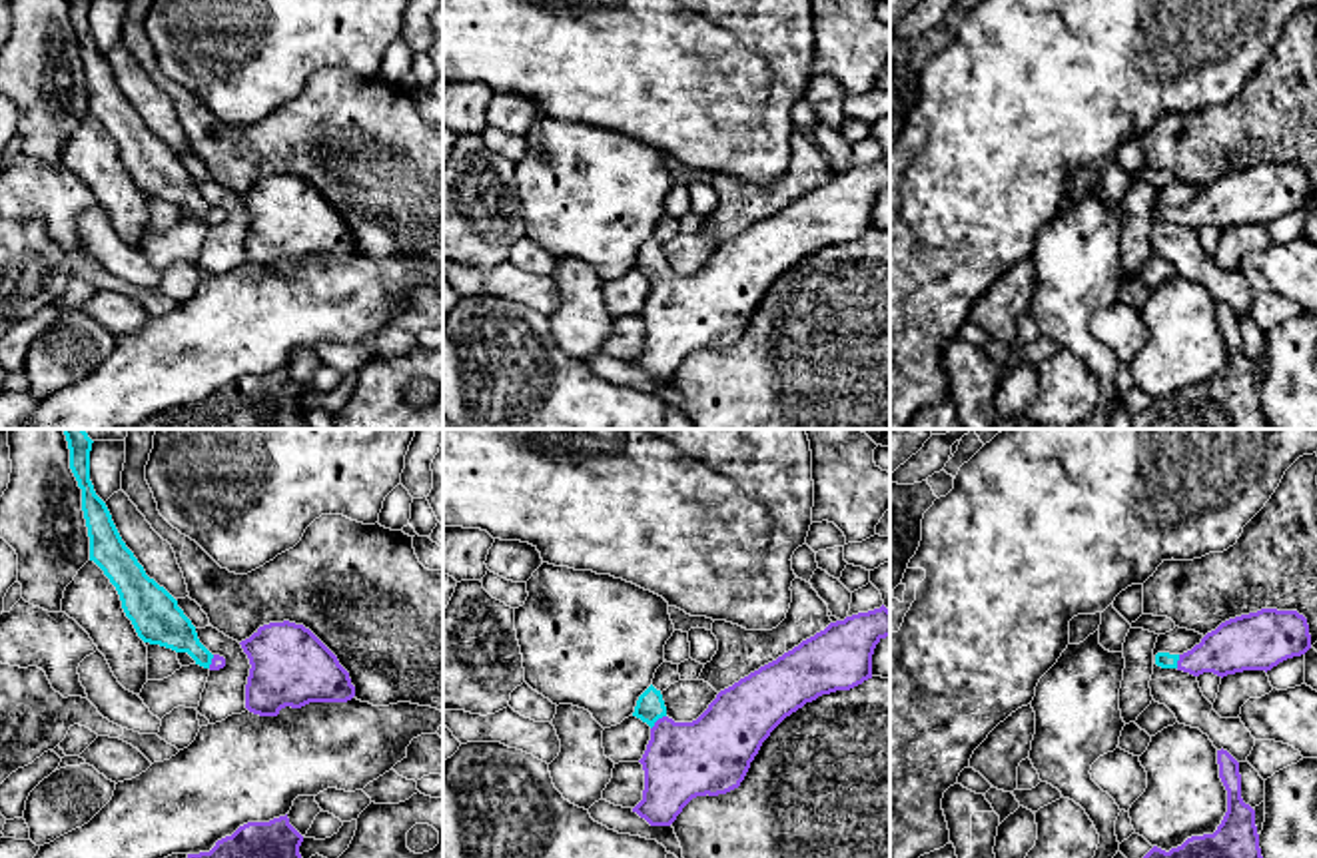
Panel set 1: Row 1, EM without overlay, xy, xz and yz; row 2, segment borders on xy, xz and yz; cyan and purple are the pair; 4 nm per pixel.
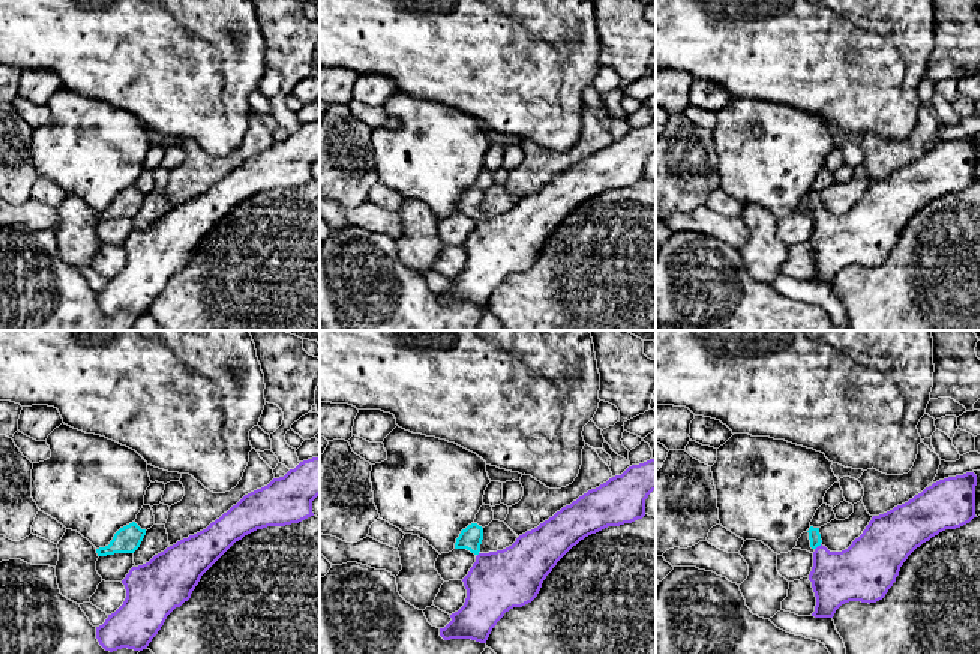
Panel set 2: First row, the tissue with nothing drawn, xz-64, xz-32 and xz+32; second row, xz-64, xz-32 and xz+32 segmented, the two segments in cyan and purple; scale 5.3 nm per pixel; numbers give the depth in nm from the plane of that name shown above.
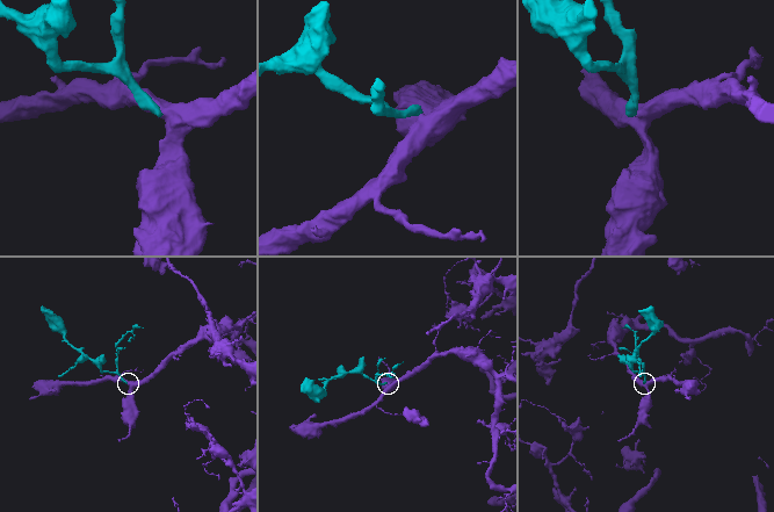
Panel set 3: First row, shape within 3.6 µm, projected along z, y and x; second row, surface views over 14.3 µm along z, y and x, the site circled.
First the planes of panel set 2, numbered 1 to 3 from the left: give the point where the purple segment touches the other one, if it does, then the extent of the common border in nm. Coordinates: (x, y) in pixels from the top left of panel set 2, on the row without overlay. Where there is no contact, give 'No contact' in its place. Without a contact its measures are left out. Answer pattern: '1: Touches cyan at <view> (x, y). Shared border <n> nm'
1: No contact
2: No contact
3: Touches cyan at xz+32 (818, 209). Shared border 50 nm

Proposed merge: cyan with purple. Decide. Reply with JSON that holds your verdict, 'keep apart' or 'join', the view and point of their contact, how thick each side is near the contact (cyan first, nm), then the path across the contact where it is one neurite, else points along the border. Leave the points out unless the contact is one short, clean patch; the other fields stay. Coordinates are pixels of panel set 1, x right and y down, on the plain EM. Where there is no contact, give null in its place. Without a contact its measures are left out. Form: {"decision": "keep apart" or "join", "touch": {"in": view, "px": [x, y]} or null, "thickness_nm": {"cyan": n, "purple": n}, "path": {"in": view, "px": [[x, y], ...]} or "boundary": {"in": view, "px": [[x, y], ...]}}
{"decision": "join", "touch": {"in": "xz", "px": [657, 272]}, "thickness_nm": {"cyan": 110, "purple": 300}, "path": {"in": "xz", "px": [[649, 260], [657, 272], [683, 314]]}}

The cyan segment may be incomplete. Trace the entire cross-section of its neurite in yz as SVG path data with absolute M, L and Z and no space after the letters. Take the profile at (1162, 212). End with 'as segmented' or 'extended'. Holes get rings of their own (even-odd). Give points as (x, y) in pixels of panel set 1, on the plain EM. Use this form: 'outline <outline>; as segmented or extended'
outline M1261 162L1221 176L1183 208L1157 206L1155 217L1199 229L1271 223L1311 202L1309 178L1297 164Z; extended

